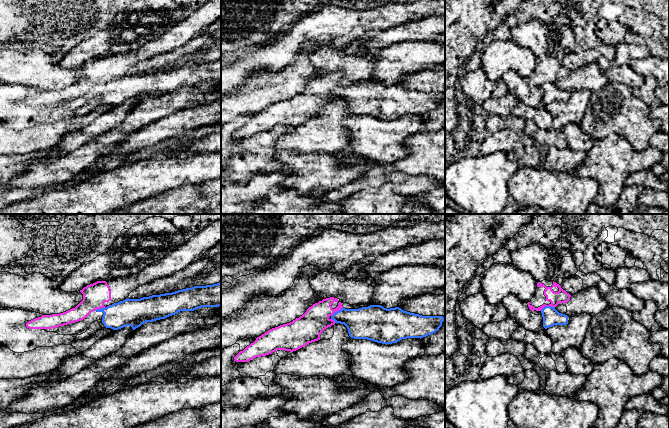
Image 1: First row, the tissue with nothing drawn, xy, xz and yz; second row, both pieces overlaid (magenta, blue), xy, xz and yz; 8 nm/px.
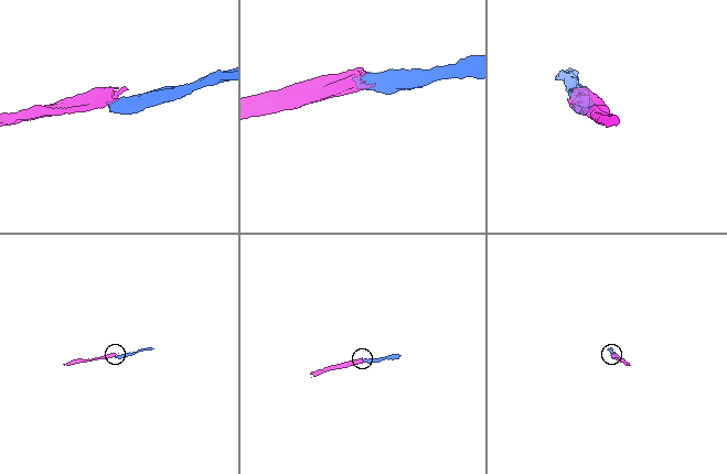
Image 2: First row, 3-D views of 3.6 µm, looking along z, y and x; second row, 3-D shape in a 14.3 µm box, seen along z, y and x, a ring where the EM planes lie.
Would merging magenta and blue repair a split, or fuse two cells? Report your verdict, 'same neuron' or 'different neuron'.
different neuron

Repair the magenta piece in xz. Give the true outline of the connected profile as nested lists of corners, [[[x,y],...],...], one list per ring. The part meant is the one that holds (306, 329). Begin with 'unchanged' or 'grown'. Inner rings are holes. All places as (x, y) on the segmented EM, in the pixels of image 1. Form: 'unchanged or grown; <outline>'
grown; [[[330,297],[313,304],[307,311],[290,323],[272,328],[257,337],[256,340],[247,346],[243,351],[240,351],[235,357],[236,362],[248,362],[256,357],[269,355],[276,350],[296,351],[309,343],[320,340],[320,334],[328,327],[335,324],[331,316],[343,308],[340,299]]]

